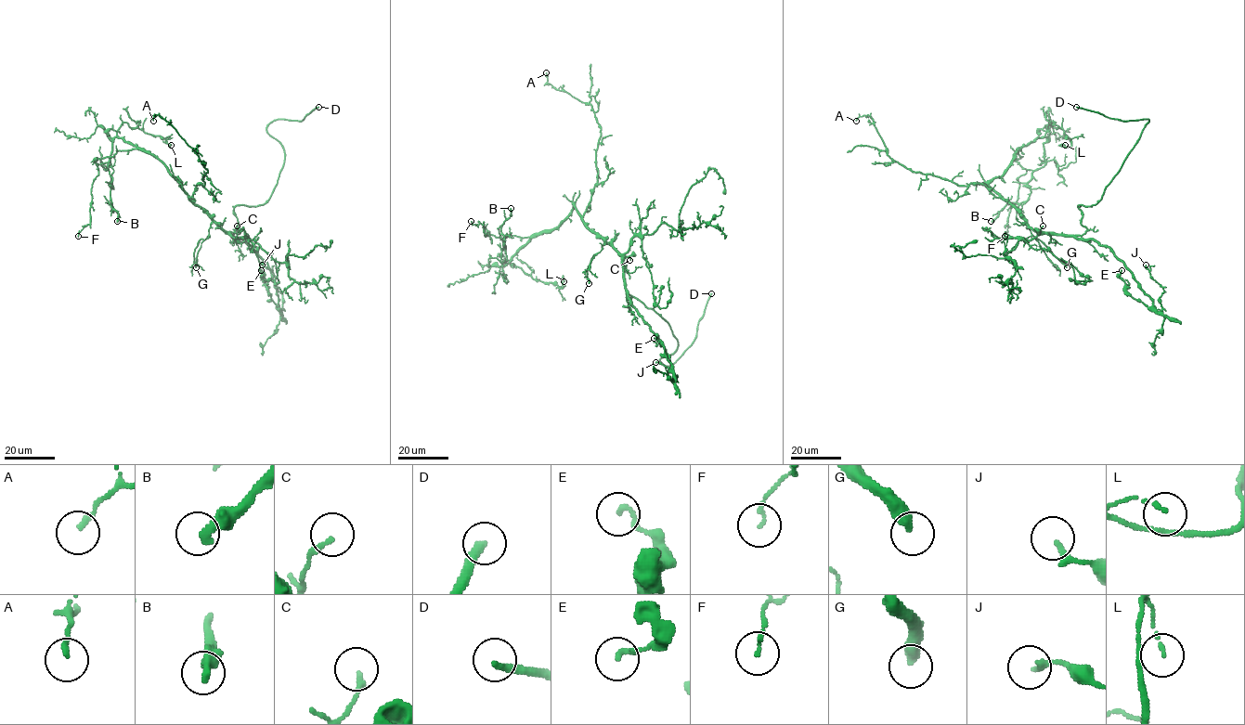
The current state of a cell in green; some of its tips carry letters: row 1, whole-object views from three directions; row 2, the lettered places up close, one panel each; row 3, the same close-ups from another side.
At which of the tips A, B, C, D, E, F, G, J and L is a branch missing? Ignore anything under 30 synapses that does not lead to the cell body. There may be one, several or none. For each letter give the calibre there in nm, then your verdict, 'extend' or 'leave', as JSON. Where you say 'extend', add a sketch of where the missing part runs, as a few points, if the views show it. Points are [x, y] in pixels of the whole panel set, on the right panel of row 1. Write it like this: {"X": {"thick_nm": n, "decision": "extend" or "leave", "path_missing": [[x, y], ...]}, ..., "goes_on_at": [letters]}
{"A": {"thick_nm": 170, "decision": "leave"}, "B": {"thick_nm": 340, "decision": "leave"}, "C": {"thick_nm": 200, "decision": "leave"}, "D": {"thick_nm": 280, "decision": "extend", "path_missing": [[1076, 107], [1053, 102], [1013, 101], [1001, 91], [1001, 86], [995, 81], [996, 84]]}, "E": {"thick_nm": 170, "decision": "leave"}, "F": {"thick_nm": 130, "decision": "leave"}, "G": {"thick_nm": 400, "decision": "leave"}, "J": {"thick_nm": 240, "decision": "leave"}, "L": {"thick_nm": 110, "decision": "leave"}, "goes_on_at": ["D"]}

